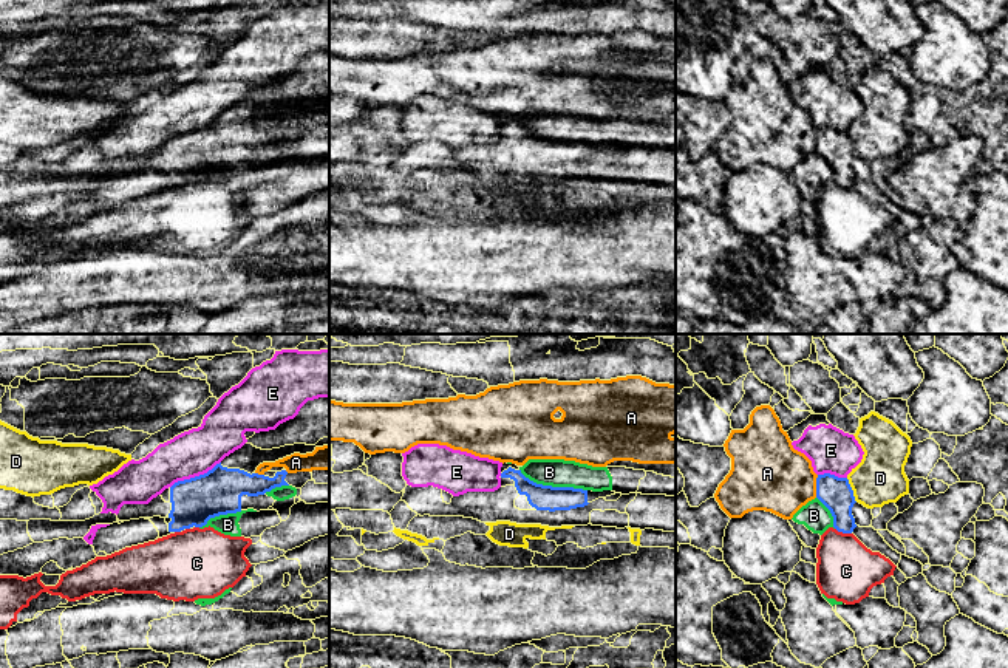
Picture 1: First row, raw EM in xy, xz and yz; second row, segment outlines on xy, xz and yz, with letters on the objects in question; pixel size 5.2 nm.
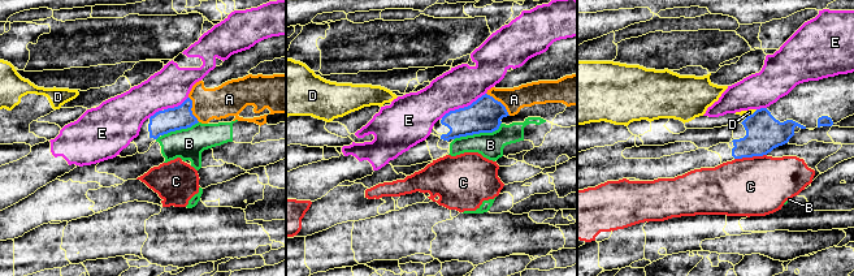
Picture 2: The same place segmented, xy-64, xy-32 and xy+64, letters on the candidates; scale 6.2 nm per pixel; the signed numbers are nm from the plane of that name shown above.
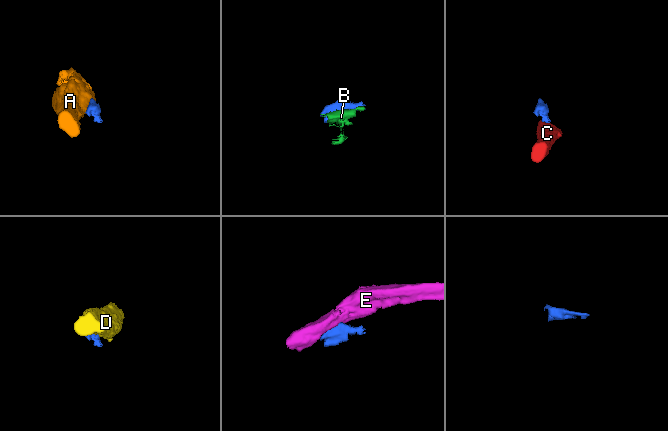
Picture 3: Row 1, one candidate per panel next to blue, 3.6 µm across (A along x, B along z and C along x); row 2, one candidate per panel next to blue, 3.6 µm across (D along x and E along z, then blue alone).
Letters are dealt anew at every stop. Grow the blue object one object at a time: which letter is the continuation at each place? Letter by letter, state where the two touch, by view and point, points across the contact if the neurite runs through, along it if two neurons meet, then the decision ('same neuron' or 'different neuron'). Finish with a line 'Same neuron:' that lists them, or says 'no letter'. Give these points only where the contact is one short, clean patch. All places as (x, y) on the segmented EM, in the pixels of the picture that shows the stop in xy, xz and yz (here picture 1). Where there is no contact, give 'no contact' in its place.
A: yz (817, 486) | different neuron
B: xz (551, 486) | different neuron
C: yz (843, 532) | along yz (835, 528), (851, 534) | different neuron
D: yz (852, 490) | along yz (846, 478), (857, 501) | different neuron
E: xy (195, 477) | along xy (220, 461), (203, 473), (178, 480), (170, 487) | different neuron
Same neuron: no letter

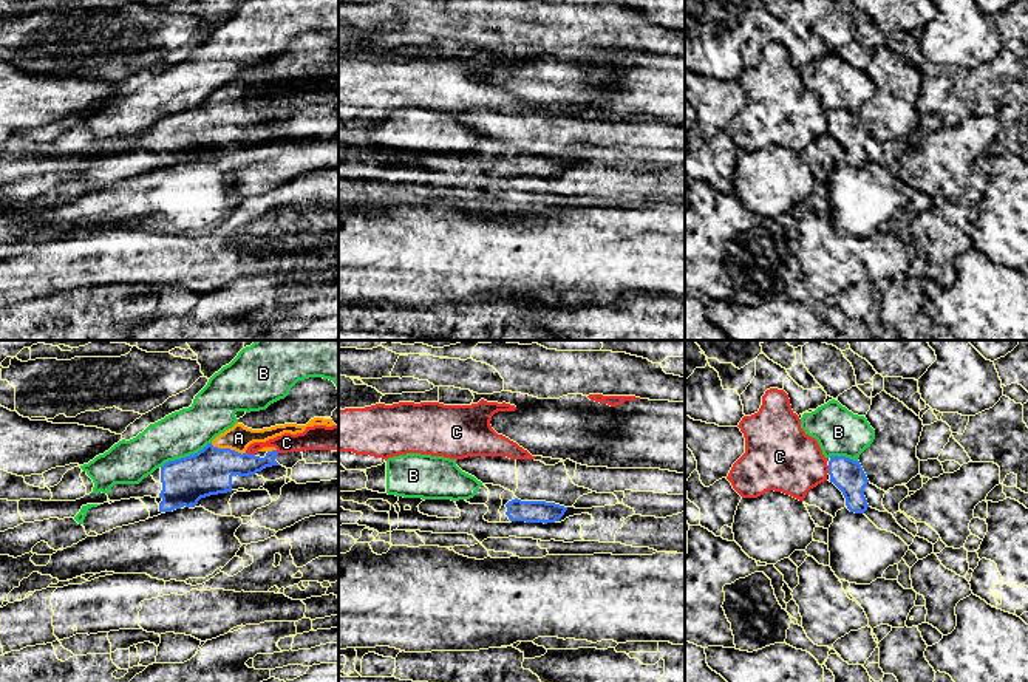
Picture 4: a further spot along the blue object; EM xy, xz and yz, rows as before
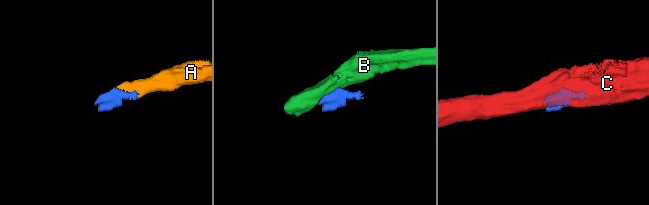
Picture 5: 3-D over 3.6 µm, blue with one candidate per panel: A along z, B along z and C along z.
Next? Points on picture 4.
A: xy (228, 449) | across xy (209, 472), (228, 449), (238, 438) | same neuron
B: xy (186, 456) | along xy (211, 441), (194, 453), (169, 460), (161, 467) | different neuron
C: xy (251, 455) | different neuron
Same neuron: A

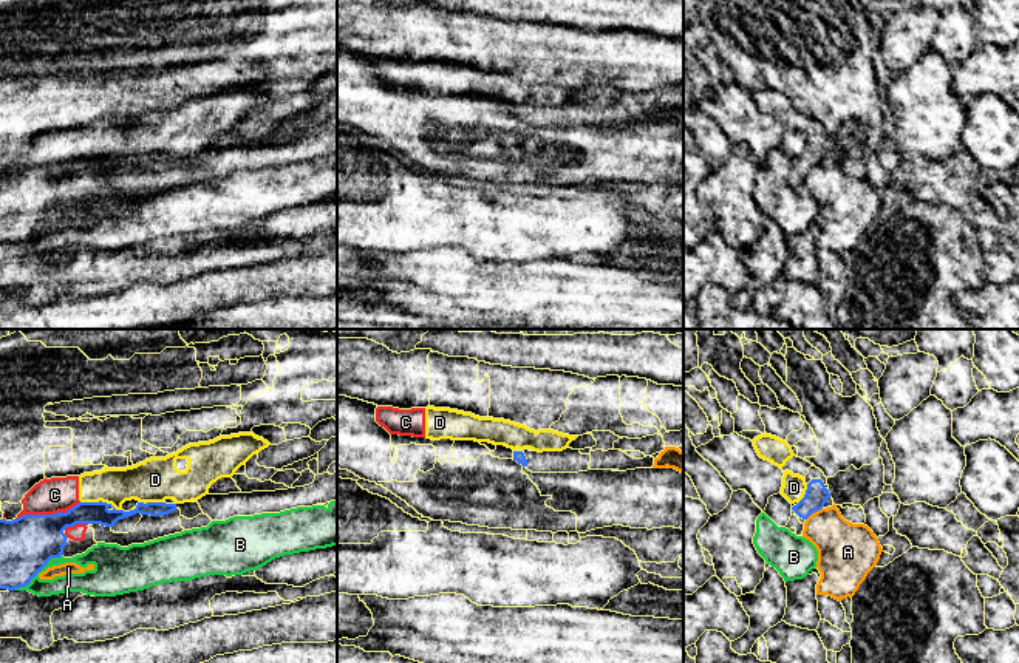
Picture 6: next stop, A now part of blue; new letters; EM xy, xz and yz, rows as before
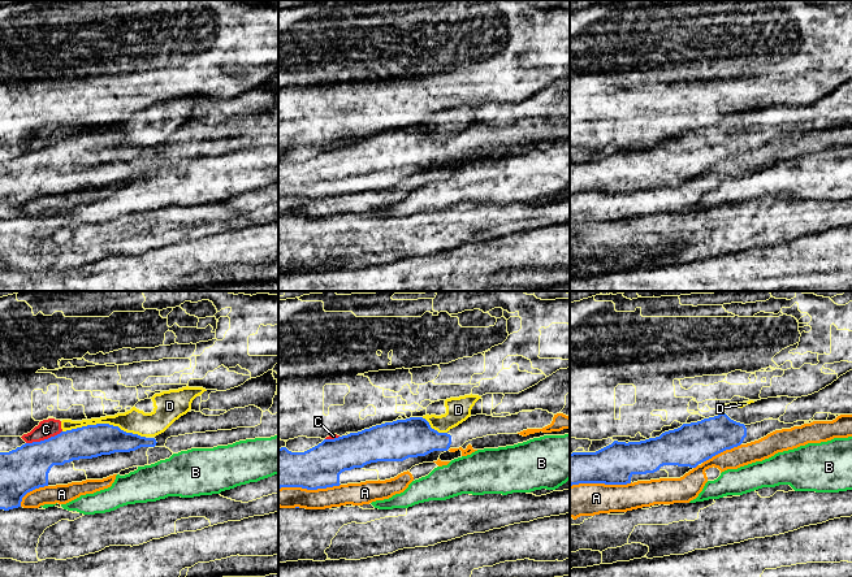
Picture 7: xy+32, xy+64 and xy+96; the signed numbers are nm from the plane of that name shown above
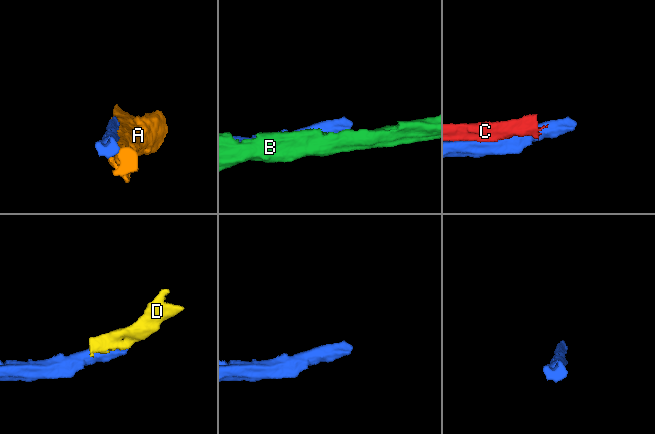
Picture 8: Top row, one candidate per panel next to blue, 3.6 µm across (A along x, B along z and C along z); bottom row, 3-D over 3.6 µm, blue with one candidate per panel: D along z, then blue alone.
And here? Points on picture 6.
A: yz (814, 512) | different neuron
B: xy (37, 572) | different neuron
C: xy (47, 515) | different neuron
D: xy (101, 501) | different neuron
Same neuron: no letter

